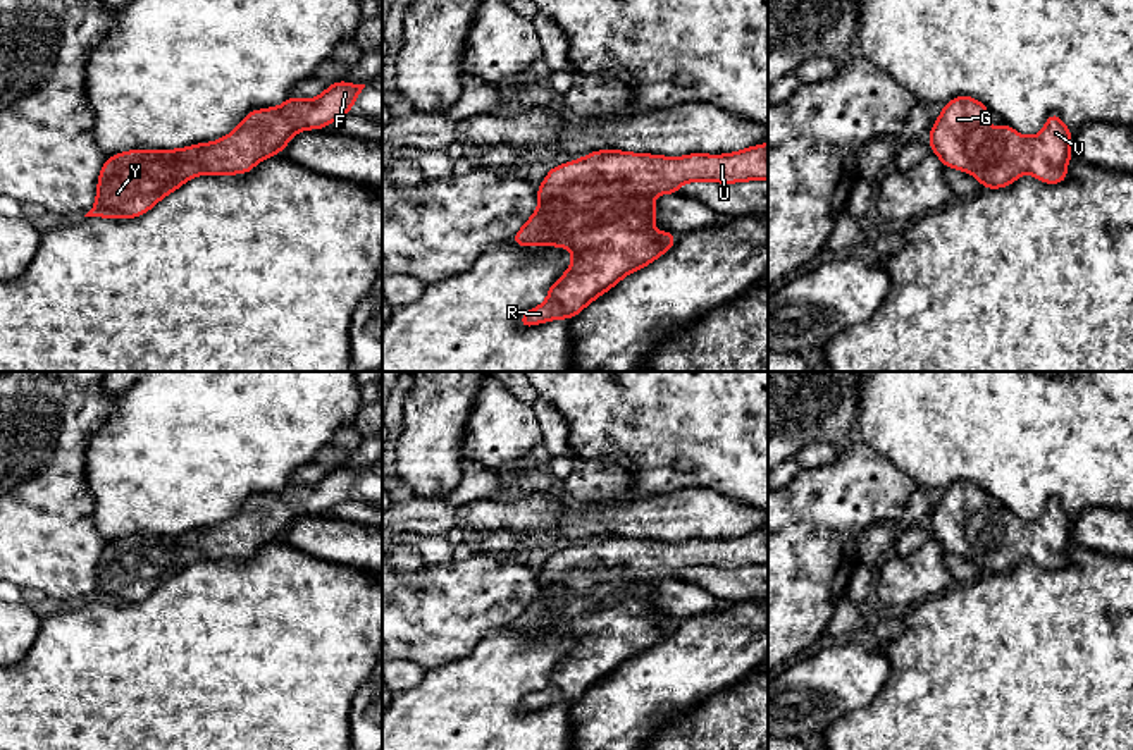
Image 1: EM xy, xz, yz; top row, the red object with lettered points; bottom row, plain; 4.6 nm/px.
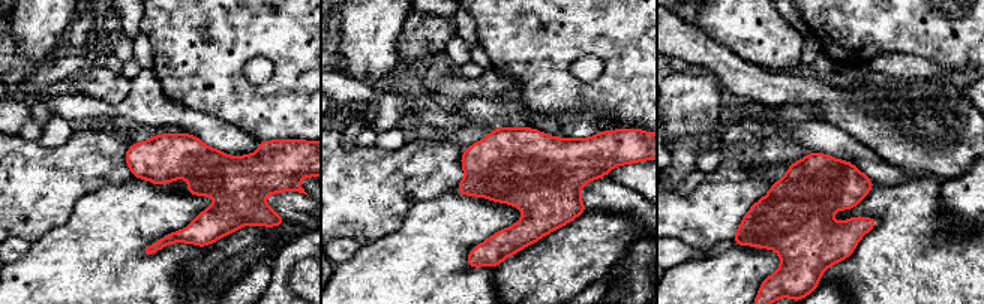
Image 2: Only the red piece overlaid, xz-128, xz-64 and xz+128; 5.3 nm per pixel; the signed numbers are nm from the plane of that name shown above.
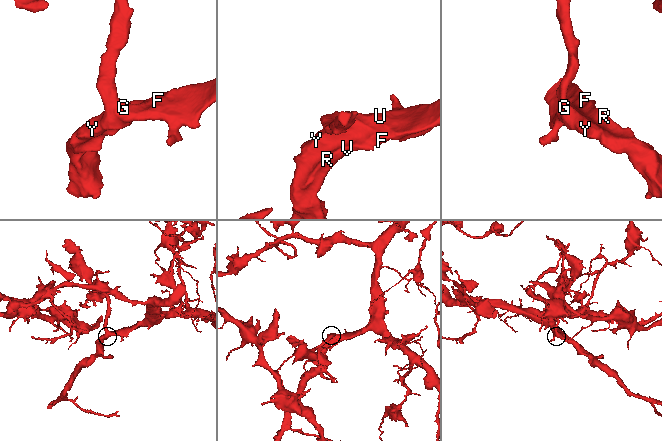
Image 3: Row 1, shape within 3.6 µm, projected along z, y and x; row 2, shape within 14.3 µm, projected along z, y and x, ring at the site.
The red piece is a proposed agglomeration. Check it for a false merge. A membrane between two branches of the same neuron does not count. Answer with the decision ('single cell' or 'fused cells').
single cell

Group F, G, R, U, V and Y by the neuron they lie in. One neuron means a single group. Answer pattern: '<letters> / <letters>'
F G R U V Y

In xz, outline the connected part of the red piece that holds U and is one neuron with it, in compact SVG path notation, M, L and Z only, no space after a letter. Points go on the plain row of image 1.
M768 528L728 540L692 538L677 544L601 535L553 552L537 573L539 593L511 626L517 631L563 631L573 638L573 647L549 673L548 685L522 700L520 714L556 704L570 705L625 661L668 636L677 621L668 612L661 623L656 621L654 581L677 580L682 569L696 566L725 569L768 566Z

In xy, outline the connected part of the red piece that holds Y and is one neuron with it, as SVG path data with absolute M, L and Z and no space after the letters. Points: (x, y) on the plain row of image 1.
M337 466L313 485L288 483L281 492L250 497L227 521L181 535L131 535L108 542L98 561L96 588L84 602L133 604L146 599L162 583L201 559L246 559L258 547L281 538L305 514L327 513L348 499L365 470Z

